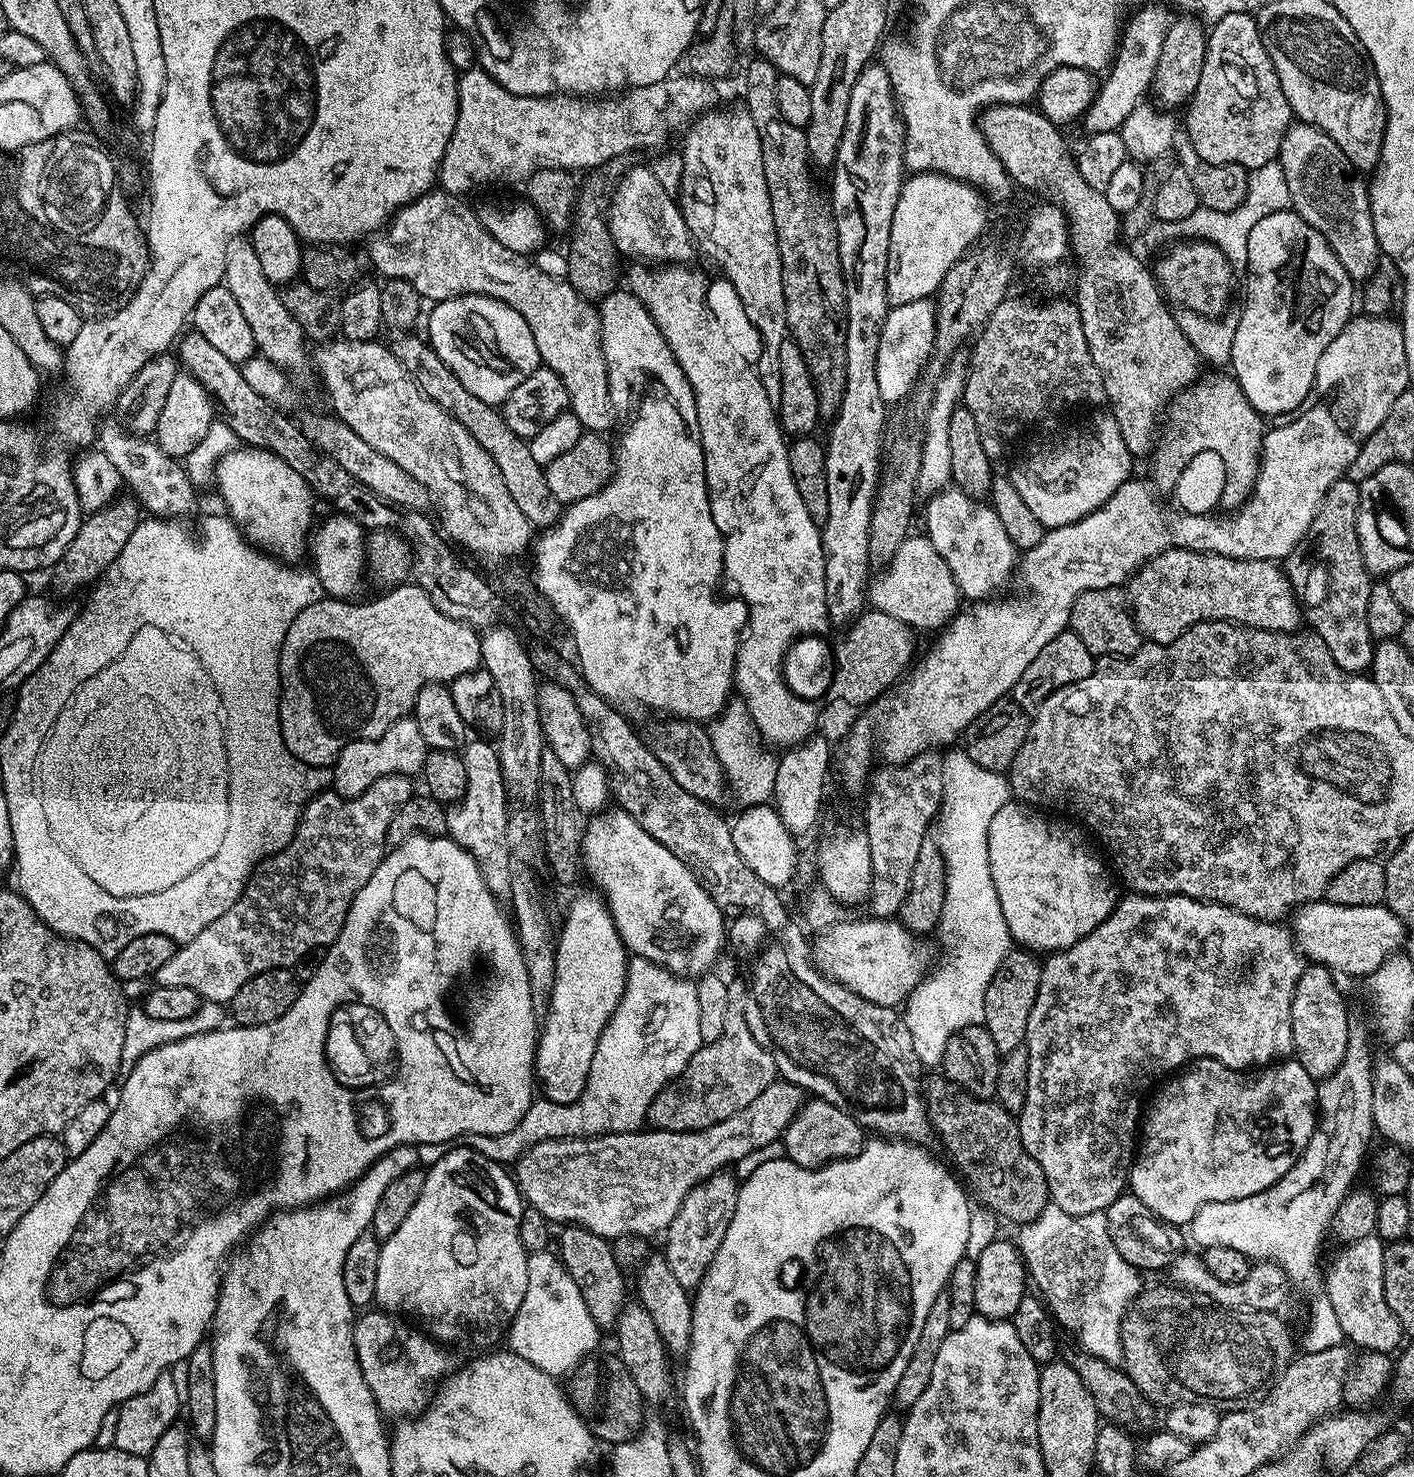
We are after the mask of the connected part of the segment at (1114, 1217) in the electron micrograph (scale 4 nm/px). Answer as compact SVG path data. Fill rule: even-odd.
M1125 1194L1114 1198L1114 1202L1110 1202L1110 1206L1103 1212L1106 1222L1109 1223L1110 1237L1115 1249L1118 1250L1118 1254L1122 1254L1122 1258L1126 1258L1126 1262L1130 1262L1134 1270L1140 1268L1145 1268L1148 1272L1156 1272L1159 1268L1160 1271L1167 1270L1185 1247L1183 1246L1184 1240L1186 1244L1185 1233L1183 1236L1180 1233L1183 1231L1179 1227L1165 1224L1160 1217L1152 1213L1150 1206L1146 1206L1146 1202L1142 1202L1137 1196Z

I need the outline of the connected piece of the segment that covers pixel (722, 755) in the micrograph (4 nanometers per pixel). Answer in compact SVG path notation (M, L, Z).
M734 696L729 699L721 714L709 725L711 746L715 756L724 767L724 775L729 787L741 807L767 803L773 794L774 782L777 781L779 759L764 747L760 734L753 726L752 716L743 699Z

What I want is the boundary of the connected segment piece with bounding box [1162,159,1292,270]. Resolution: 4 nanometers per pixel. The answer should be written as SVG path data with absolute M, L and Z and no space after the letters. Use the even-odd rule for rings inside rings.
M1275 159L1266 166L1258 166L1249 171L1248 189L1242 206L1229 212L1210 210L1202 206L1198 210L1194 210L1194 214L1190 214L1190 218L1182 221L1182 228L1180 224L1164 224L1162 230L1166 235L1172 236L1168 238L1176 238L1181 235L1180 230L1184 228L1185 237L1208 240L1214 246L1218 246L1222 250L1222 254L1226 254L1233 269L1244 270L1248 267L1246 242L1250 238L1250 230L1254 230L1256 223L1262 222L1262 218L1266 218L1266 214L1283 212L1291 203L1290 186L1286 186L1286 174L1282 170L1279 159Z

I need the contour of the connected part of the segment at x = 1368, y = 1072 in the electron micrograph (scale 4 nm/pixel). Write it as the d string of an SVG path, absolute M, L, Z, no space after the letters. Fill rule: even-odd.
M1349 1039L1348 1049L1342 1066L1334 1074L1323 1077L1316 1090L1318 1119L1316 1132L1310 1138L1306 1150L1290 1170L1274 1186L1254 1194L1250 1198L1238 1198L1230 1202L1210 1202L1202 1206L1195 1214L1190 1225L1190 1240L1199 1246L1230 1246L1246 1254L1253 1262L1275 1262L1284 1269L1289 1281L1296 1284L1312 1284L1316 1280L1316 1251L1324 1240L1324 1232L1329 1231L1332 1216L1344 1197L1352 1191L1357 1183L1356 1175L1360 1172L1360 1163L1364 1160L1364 1151L1368 1142L1374 1137L1372 1107L1374 1090L1372 1089L1372 1052L1364 1040Z

